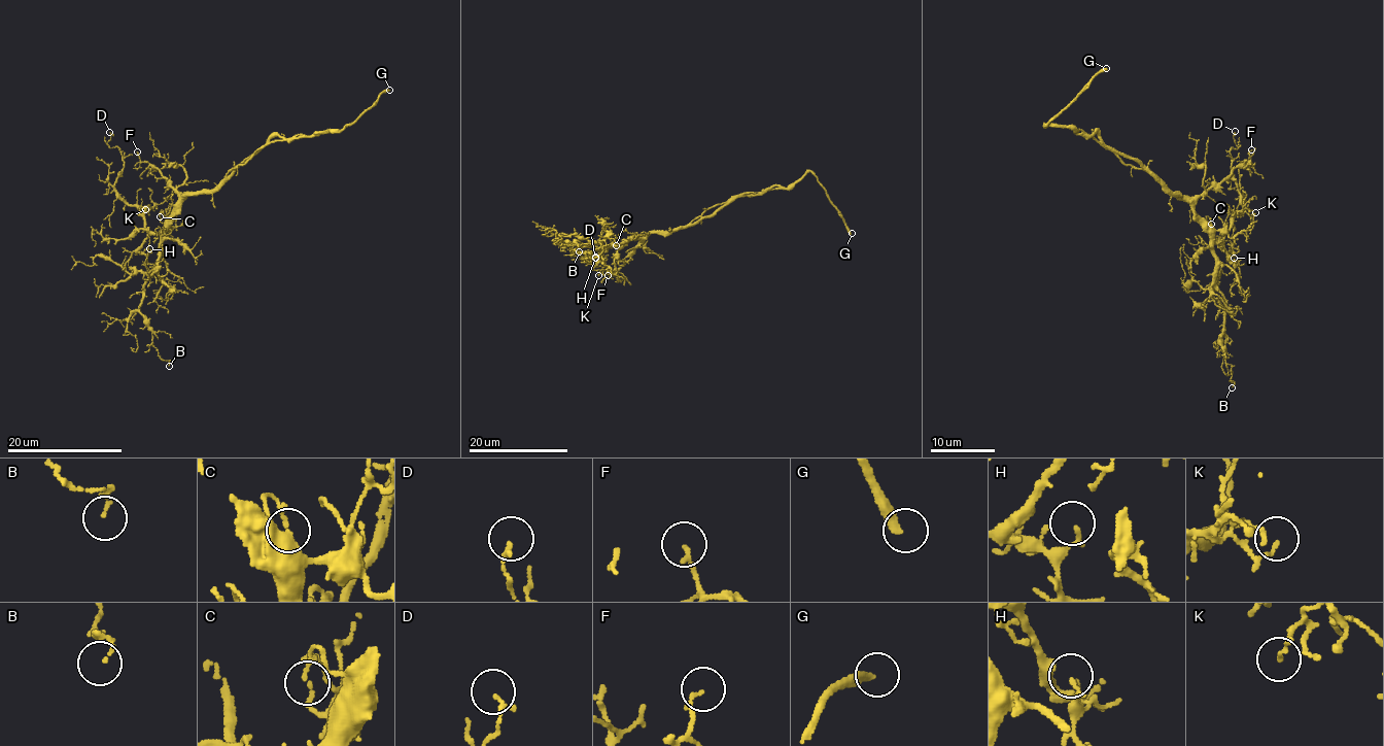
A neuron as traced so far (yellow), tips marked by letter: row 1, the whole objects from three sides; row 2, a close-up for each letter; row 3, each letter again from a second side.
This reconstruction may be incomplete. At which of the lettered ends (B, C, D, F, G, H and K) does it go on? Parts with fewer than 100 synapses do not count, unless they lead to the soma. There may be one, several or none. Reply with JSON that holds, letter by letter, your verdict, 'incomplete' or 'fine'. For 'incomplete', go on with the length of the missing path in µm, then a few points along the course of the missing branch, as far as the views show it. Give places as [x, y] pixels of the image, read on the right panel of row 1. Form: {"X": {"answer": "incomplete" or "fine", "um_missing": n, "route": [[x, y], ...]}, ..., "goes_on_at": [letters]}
{"B": {"answer": "fine"}, "C": {"answer": "fine"}, "D": {"answer": "fine"}, "F": {"answer": "fine"}, "G": {"answer": "incomplete", "um_missing": 120}, "H": {"answer": "fine"}, "K": {"answer": "fine"}, "goes_on_at": ["G"]}

